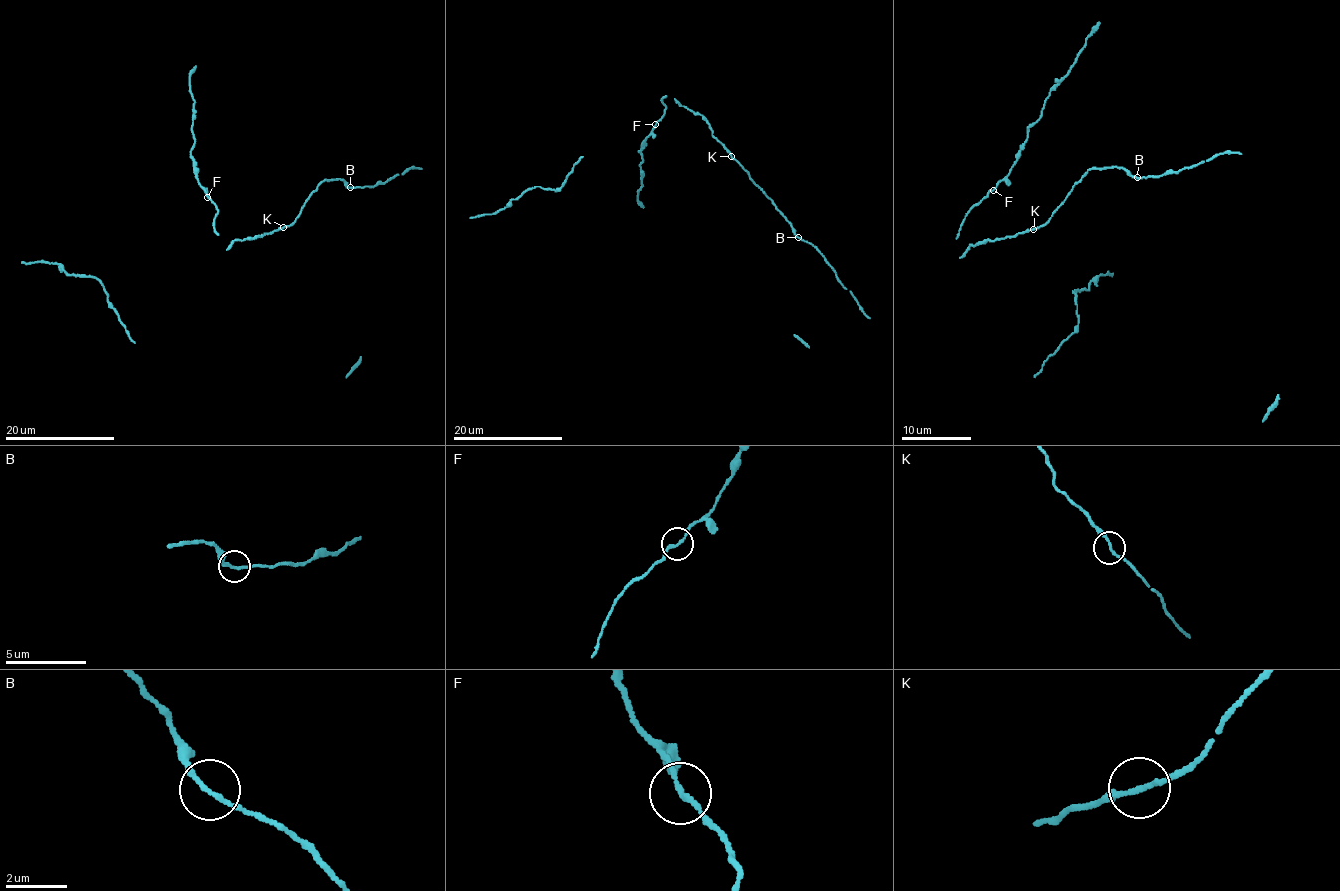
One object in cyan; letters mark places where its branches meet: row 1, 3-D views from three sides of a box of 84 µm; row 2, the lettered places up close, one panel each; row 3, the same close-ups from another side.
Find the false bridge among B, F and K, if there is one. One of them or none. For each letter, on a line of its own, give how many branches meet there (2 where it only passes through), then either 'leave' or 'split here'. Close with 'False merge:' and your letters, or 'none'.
B: branches 2; leave
F: branches 2; leave
K: branches 2; leave
False merge: none

